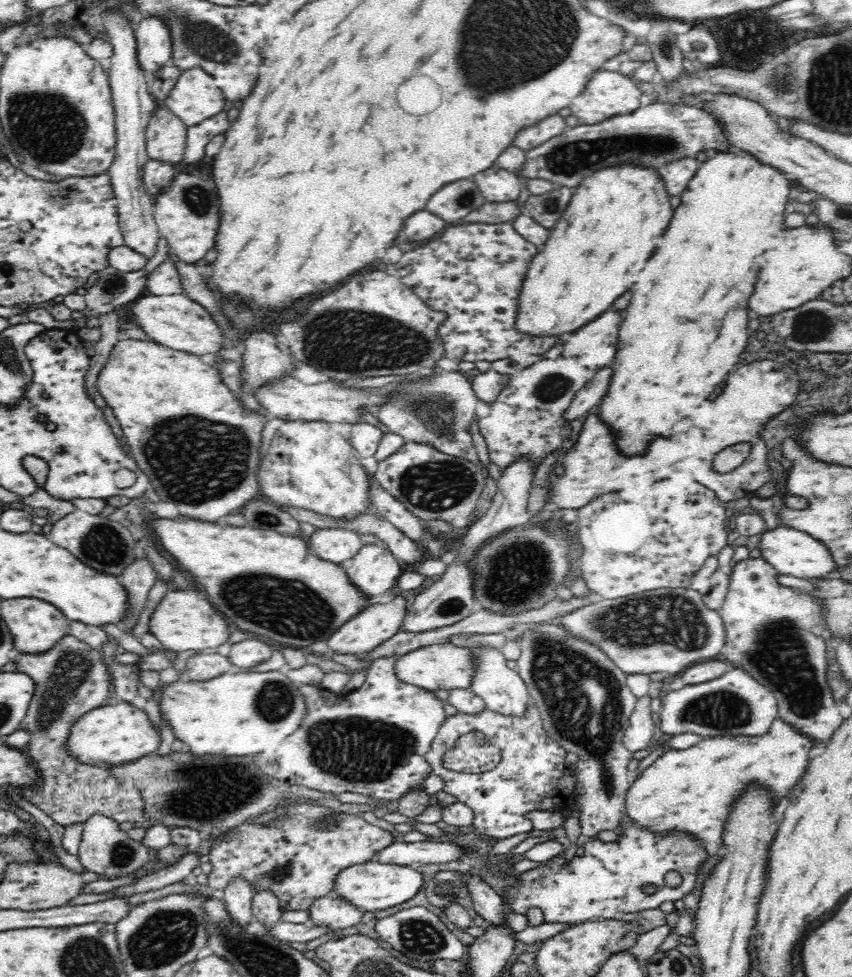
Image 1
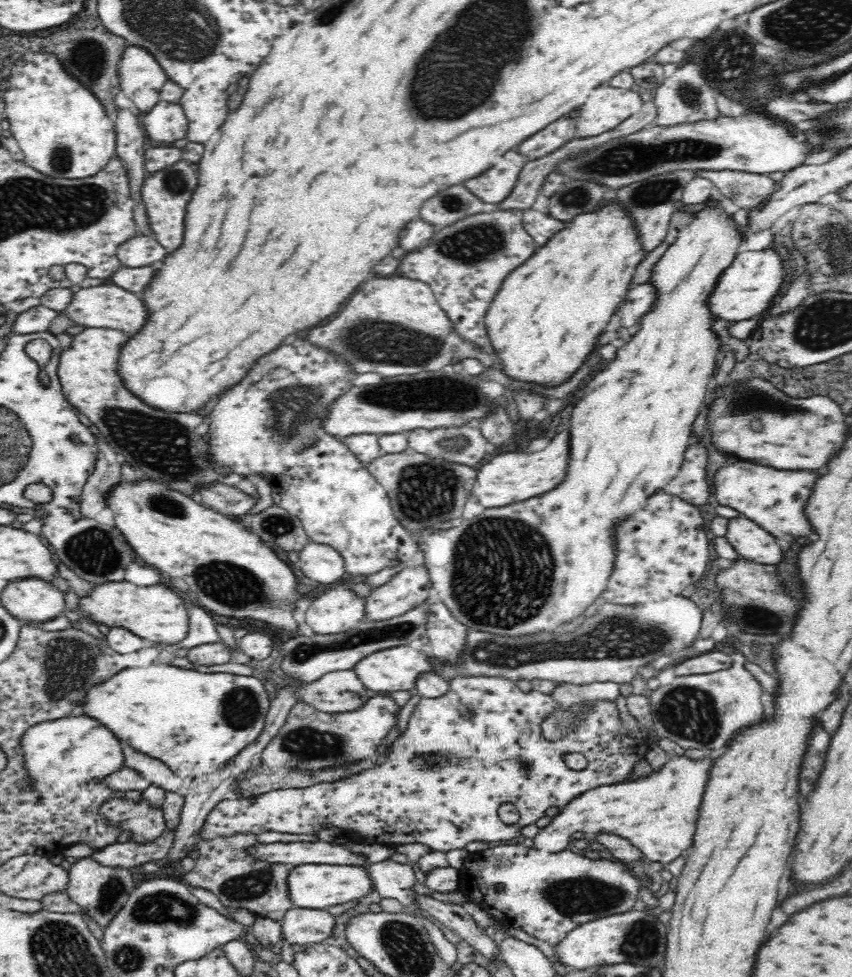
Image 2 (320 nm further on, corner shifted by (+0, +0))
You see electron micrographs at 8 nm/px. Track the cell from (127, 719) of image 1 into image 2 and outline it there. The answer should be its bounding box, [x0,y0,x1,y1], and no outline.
[22,714,126,786]

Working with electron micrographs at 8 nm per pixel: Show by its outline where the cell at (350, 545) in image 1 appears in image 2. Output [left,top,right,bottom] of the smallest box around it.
[298,542,346,587]

